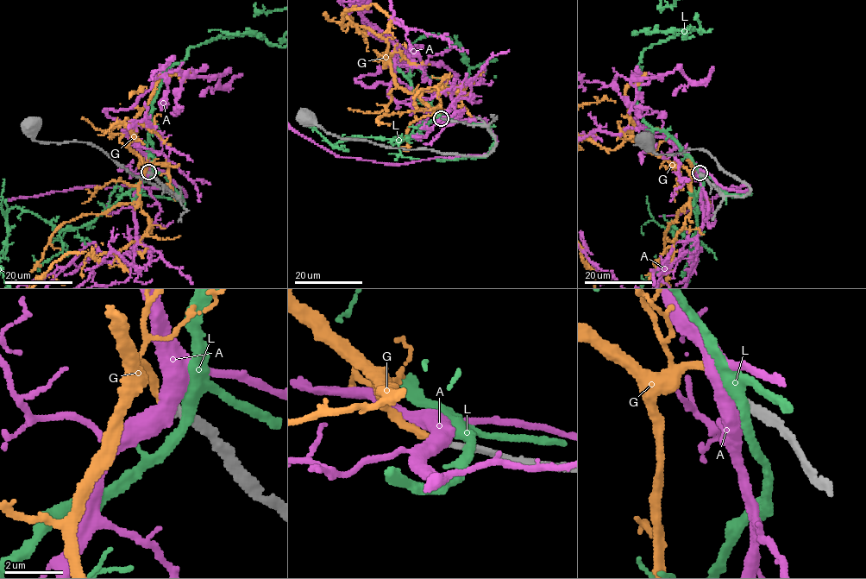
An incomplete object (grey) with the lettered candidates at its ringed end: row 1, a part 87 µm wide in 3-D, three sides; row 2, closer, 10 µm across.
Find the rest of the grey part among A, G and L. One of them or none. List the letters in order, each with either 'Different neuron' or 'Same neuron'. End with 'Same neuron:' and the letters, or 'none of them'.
A: Different neuron
G: Same neuron
L: Different neuron
Same neuron: G

